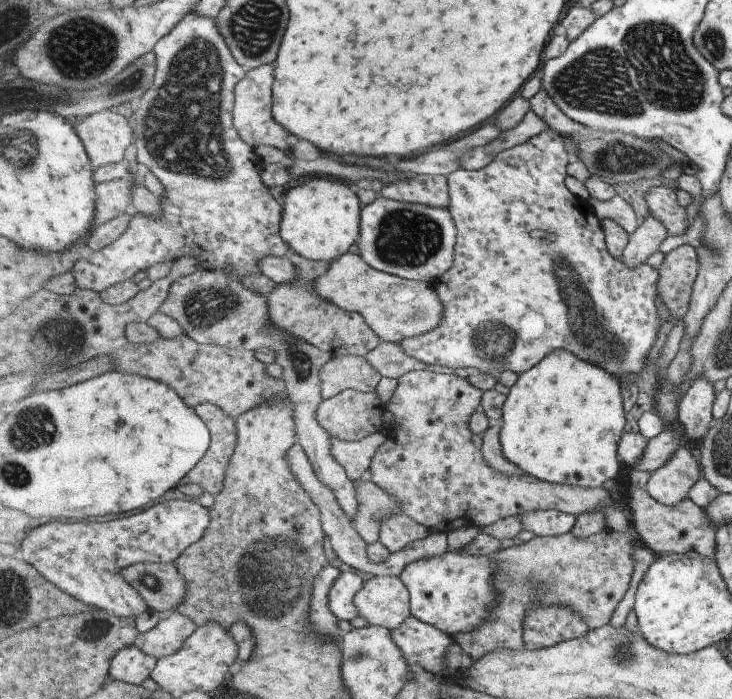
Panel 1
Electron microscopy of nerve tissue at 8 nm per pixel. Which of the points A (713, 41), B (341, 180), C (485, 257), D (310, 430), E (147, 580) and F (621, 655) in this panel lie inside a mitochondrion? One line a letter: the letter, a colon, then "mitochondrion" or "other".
A: mitochondrion
B: other
C: other
D: other
E: mitochondrion
F: mitochondrion

